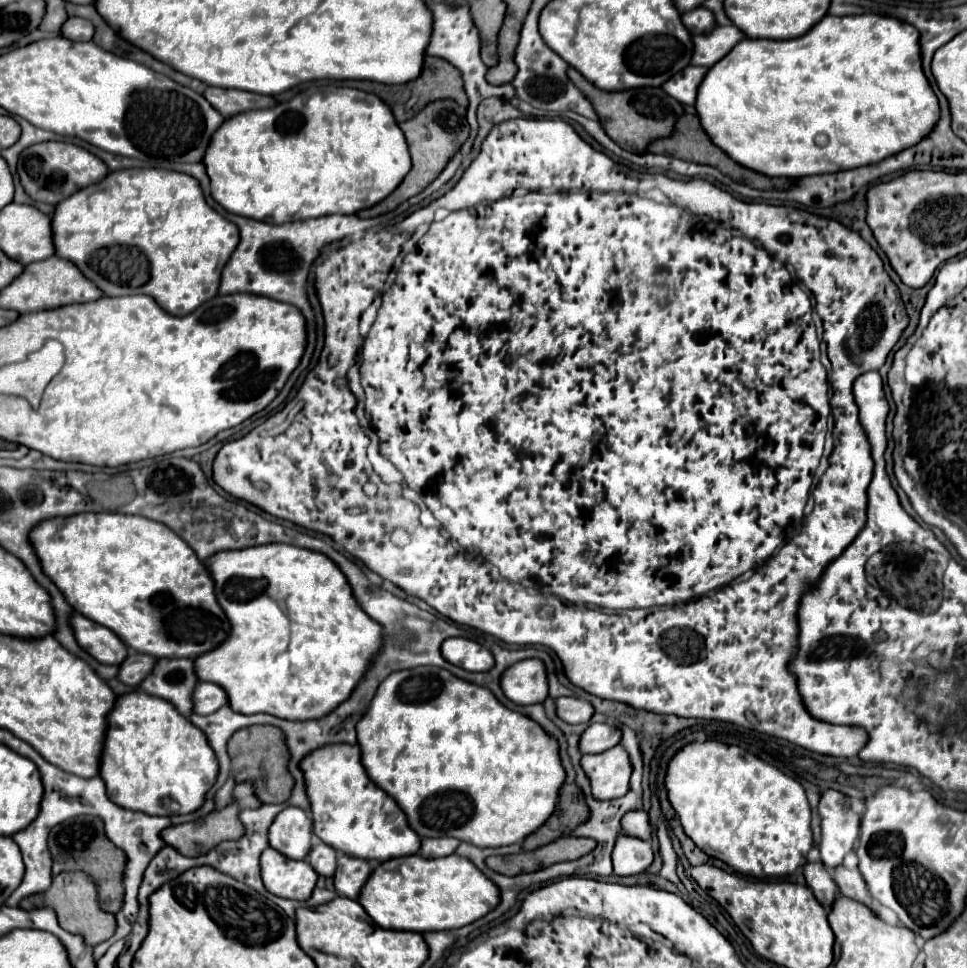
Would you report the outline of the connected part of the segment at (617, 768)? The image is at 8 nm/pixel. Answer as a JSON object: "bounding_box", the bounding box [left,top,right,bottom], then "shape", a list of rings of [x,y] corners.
{"bounding_box":[581,745,631,799],"shape":[[[621,745],[611,747],[609,751],[597,755],[583,755],[581,765],[591,779],[593,797],[597,799],[617,799],[629,791],[631,779],[631,761],[629,753]]]}

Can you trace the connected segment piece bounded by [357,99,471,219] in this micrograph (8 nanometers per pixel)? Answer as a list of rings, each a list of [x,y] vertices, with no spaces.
[[[441,99],[441,101],[429,103],[411,121],[399,123],[399,127],[403,129],[403,133],[407,137],[407,145],[409,145],[411,159],[413,159],[413,169],[409,171],[409,175],[403,179],[403,183],[387,199],[377,203],[373,209],[365,209],[365,211],[361,211],[357,215],[367,219],[367,217],[377,217],[377,215],[383,215],[387,211],[393,211],[403,201],[407,201],[409,197],[421,193],[429,183],[433,183],[441,175],[441,171],[447,167],[447,163],[453,159],[453,155],[461,149],[461,145],[467,141],[467,137],[471,133],[471,127],[469,127],[465,115],[467,115],[467,111],[461,105],[457,105],[451,99]]]

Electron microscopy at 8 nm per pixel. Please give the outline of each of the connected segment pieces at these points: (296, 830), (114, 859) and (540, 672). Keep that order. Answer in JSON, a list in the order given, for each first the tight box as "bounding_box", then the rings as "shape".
[{"bounding_box":[269,807,313,859],"shape":[[[285,807],[269,829],[269,845],[289,859],[305,859],[311,849],[313,819],[299,807]]]},{"bounding_box":[49,815,127,913],"shape":[[[79,815],[53,827],[49,833],[49,849],[53,855],[53,875],[57,875],[59,871],[85,871],[97,885],[101,909],[109,913],[117,913],[121,909],[123,869],[125,869],[127,857],[119,847],[115,847],[107,839],[103,831],[103,821],[99,817]]]},{"bounding_box":[501,659,549,705],"shape":[[[523,659],[501,675],[501,687],[507,699],[517,705],[543,703],[549,697],[547,669],[541,659]]]}]

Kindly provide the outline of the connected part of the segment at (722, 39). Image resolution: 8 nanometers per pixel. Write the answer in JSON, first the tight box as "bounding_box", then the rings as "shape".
{"bounding_box":[691,25,745,67],"shape":[[[717,25],[709,35],[693,35],[695,53],[691,65],[713,67],[721,57],[725,57],[737,45],[737,41],[743,39],[745,33],[741,33],[735,25],[727,25],[727,27]]]}

